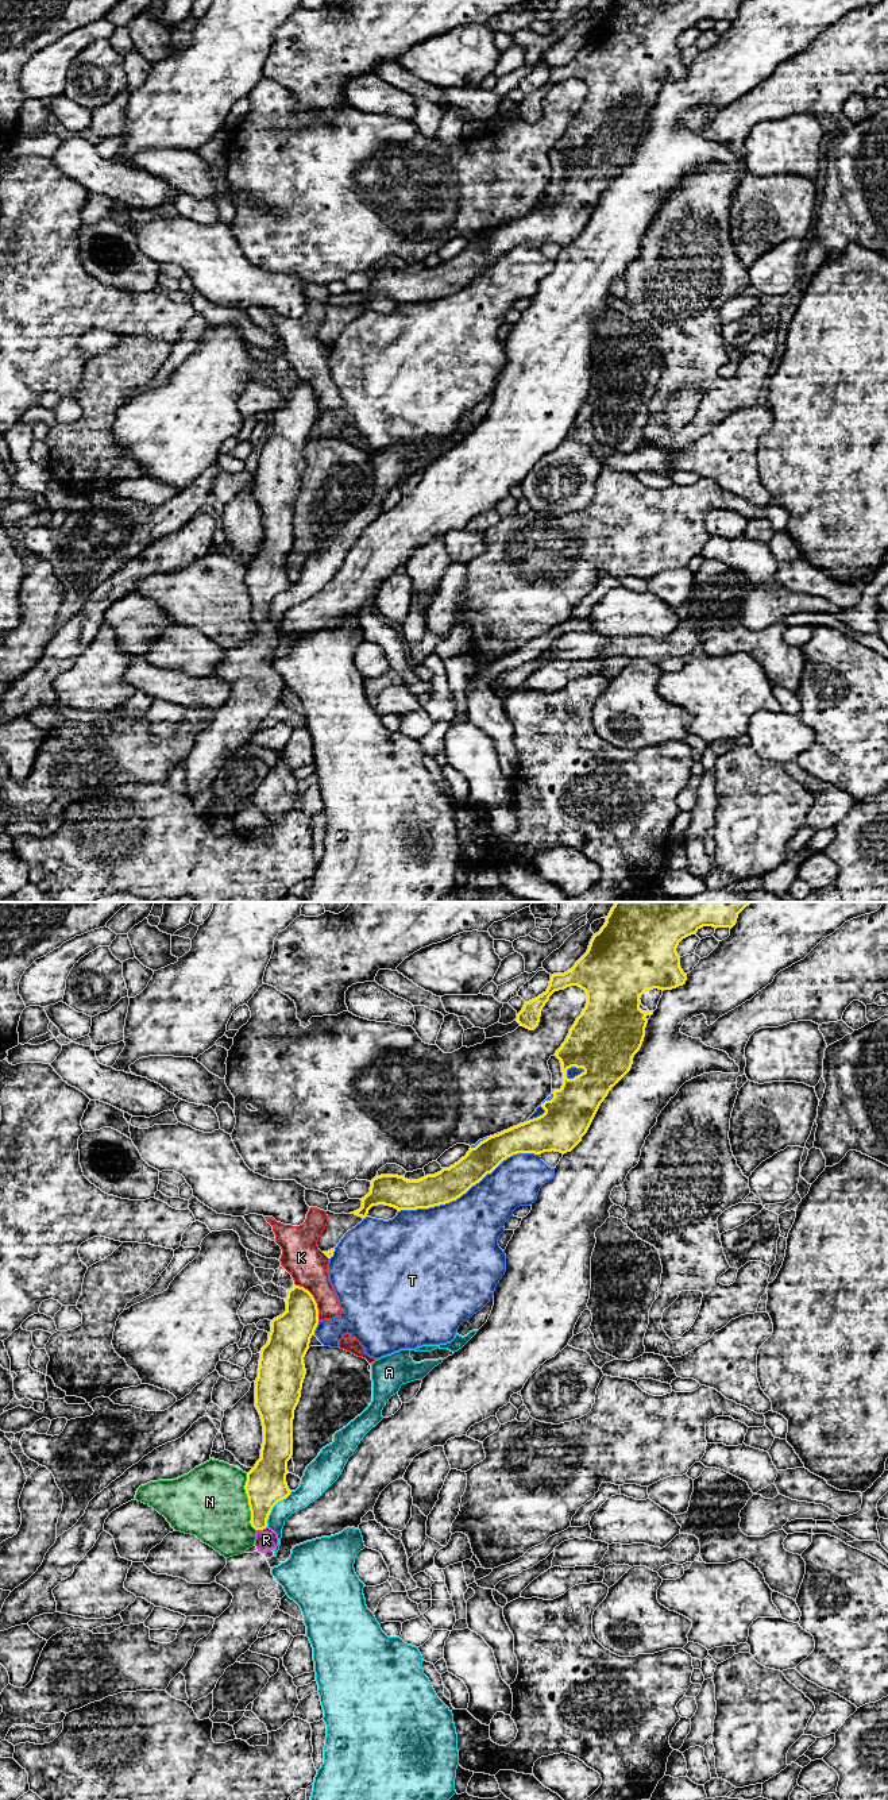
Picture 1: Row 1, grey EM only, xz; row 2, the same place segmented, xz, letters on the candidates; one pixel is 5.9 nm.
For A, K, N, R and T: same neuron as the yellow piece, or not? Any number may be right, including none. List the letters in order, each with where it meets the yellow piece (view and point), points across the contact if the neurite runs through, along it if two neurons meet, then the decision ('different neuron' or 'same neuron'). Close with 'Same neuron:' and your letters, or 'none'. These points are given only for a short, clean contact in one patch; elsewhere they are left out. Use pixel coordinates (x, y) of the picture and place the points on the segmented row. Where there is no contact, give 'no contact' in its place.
A: contact xz (273, 1506); border xz (292, 1491), (273, 1507), (266, 1526); different neuron
K: contact xz (313, 1299); different neuron
N: contact xz (248, 1502); border xz (246, 1473), (244, 1492), (250, 1511), (250, 1525), (255, 1530); different neuron
R: contact xz (261, 1529); way xz (265, 1487), (261, 1499), (261, 1529), (266, 1540); same neuron
T: contact xz (468, 1188); different neuron
Same neuron: R

